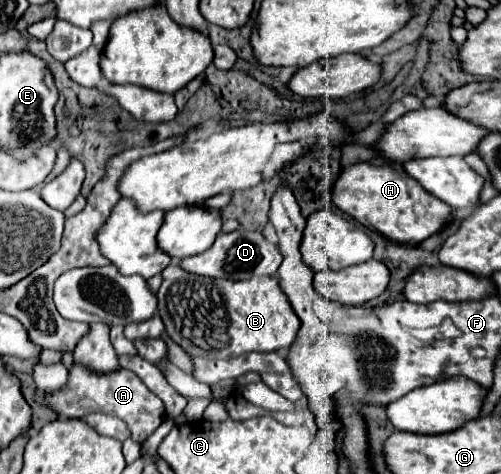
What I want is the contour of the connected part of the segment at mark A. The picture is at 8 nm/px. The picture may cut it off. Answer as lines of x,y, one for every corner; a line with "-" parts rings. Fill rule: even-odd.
73,364
69,368
69,380
63,388
47,394
41,390
35,390
35,398
37,404
47,406
49,410
53,410
59,418
83,418
91,412
103,412
109,416
117,416
123,422
127,422
129,430
131,430
131,438
135,442
145,442
166,418
165,406
159,398
155,396
137,374
133,374
131,370
125,368
117,368
109,374
97,374
95,370
91,370
85,364

